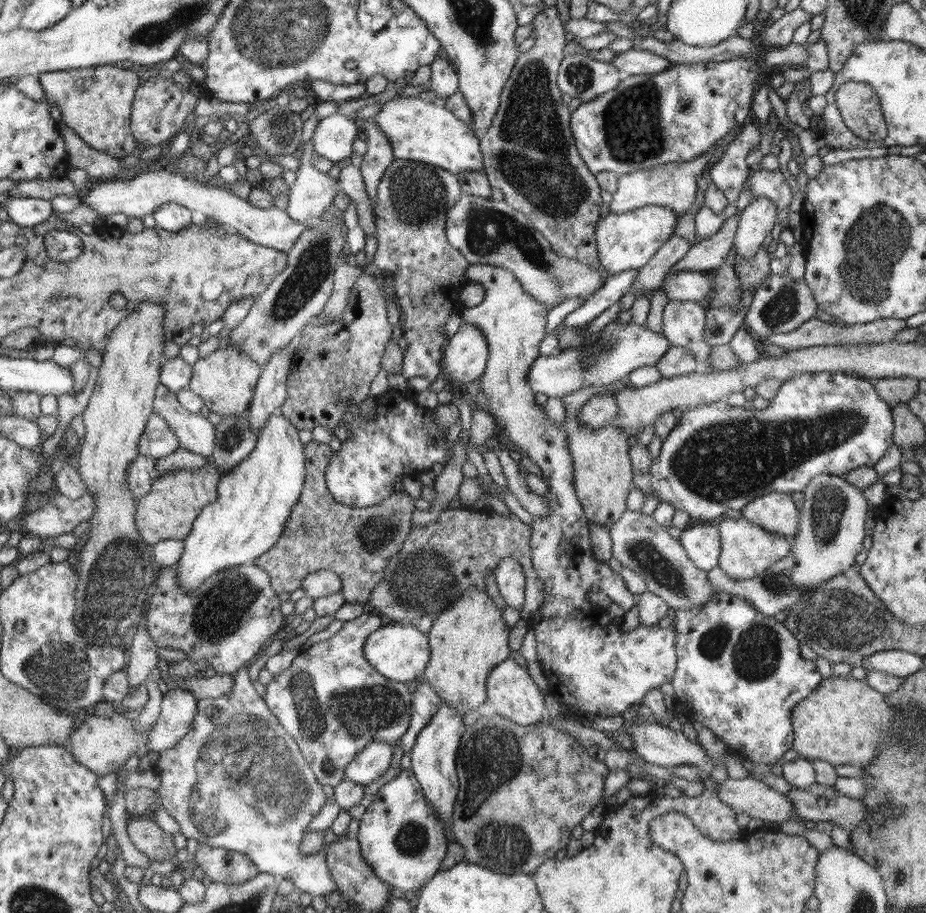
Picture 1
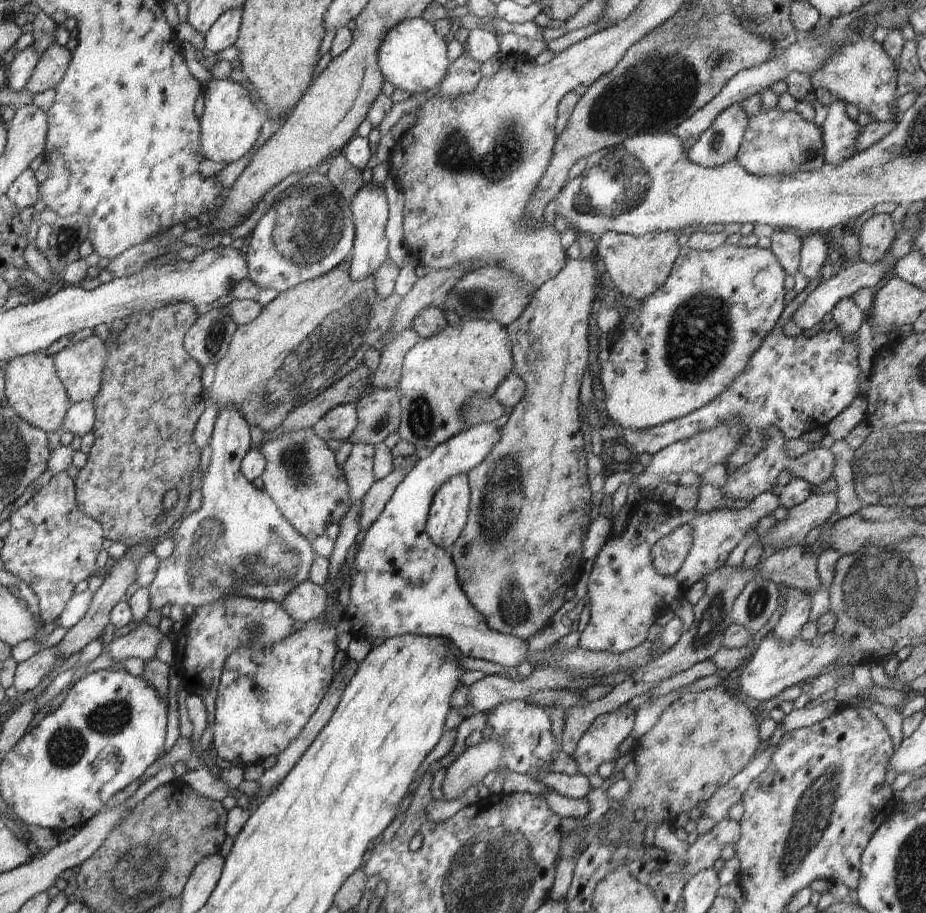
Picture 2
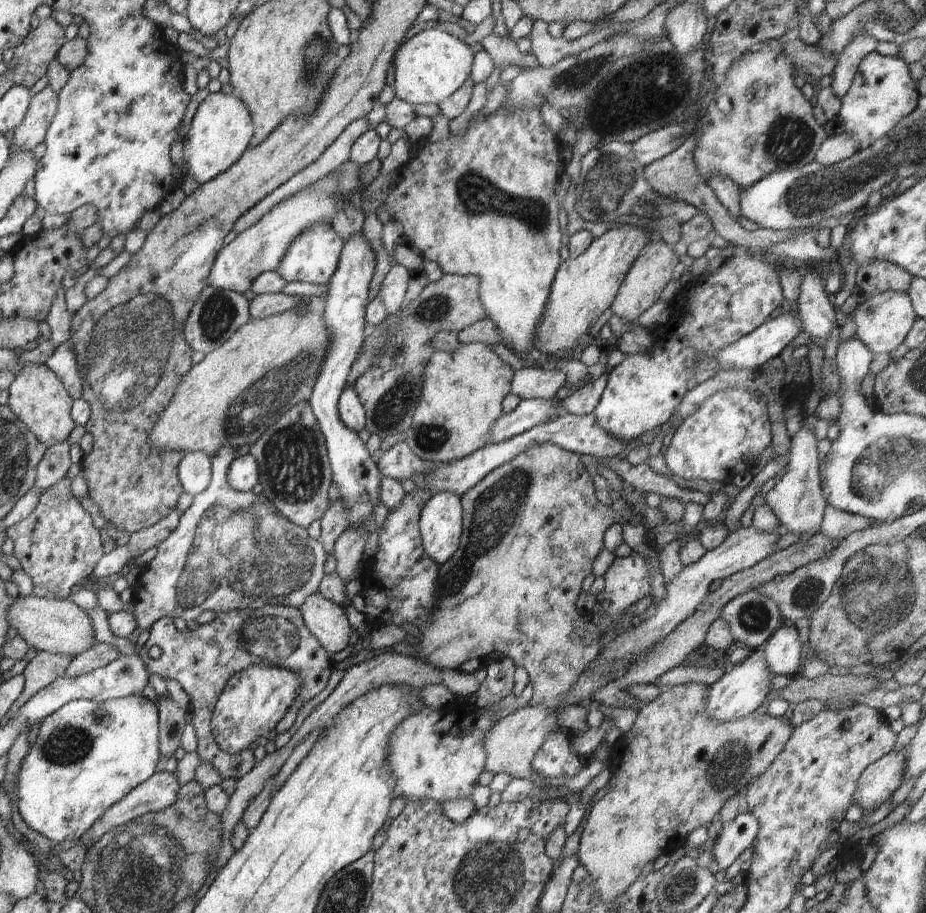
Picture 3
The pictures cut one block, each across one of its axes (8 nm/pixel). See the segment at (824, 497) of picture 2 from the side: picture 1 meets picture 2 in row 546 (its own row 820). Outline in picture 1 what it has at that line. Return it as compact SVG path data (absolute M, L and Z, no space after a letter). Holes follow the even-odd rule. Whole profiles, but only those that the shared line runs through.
M727 777L718 784L719 799L730 805L737 813L746 812L751 818L770 822L786 822L795 814L789 798L772 789L758 778Z

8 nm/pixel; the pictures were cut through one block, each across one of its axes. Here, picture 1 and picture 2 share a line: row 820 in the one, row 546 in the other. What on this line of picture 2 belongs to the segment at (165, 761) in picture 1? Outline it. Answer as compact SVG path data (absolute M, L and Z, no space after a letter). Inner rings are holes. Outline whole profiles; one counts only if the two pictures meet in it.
M225 406L219 410L209 444L212 456L203 477L202 506L200 510L182 517L173 529L175 550L169 558L160 560L154 580L148 588L152 609L161 609L166 604L176 604L181 608L190 604L198 608L228 595L282 604L284 597L295 586L309 578L308 571L316 553L310 541L286 520L267 492L258 490L242 474L241 462L251 449L252 442L249 424L235 406Z

